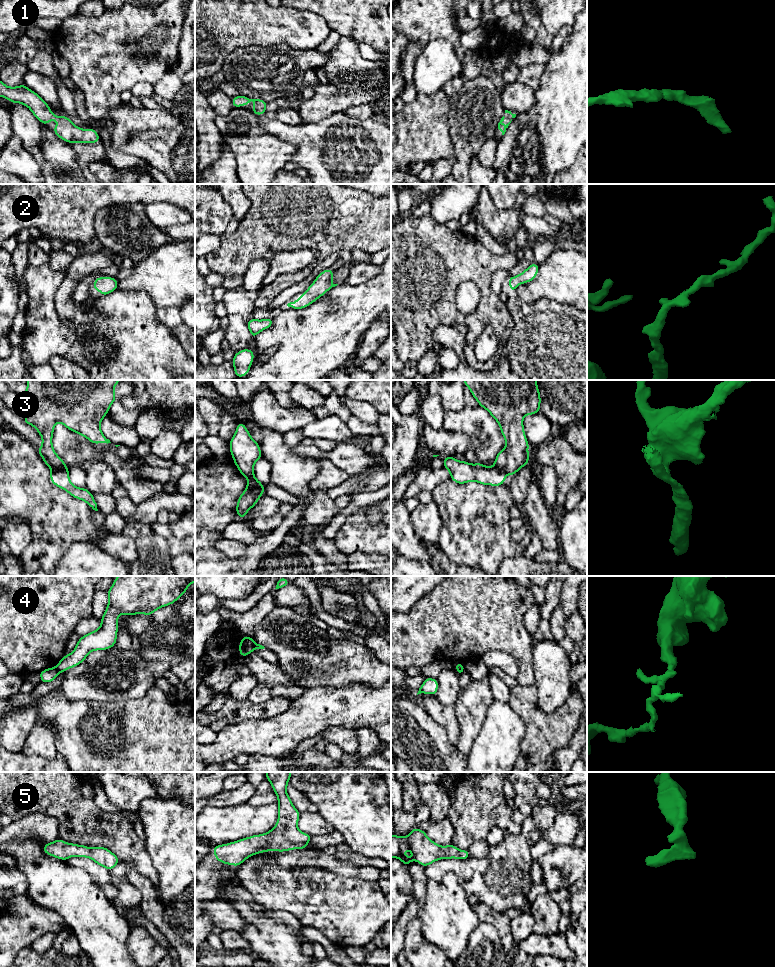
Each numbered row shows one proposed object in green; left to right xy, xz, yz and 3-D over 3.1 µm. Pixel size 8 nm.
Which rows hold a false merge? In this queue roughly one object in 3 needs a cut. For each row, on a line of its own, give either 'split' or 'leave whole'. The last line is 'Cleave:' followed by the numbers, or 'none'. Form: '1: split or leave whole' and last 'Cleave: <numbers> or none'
1: leave whole
2: leave whole
3: split
4: split
5: leave whole
Cleave: 3, 4

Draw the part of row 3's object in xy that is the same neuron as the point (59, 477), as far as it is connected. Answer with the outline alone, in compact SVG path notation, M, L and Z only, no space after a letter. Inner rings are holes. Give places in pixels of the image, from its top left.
M68 467L52 470L50 481L55 486L64 489L72 497L85 501L90 508L98 511L97 503L93 498L93 494L86 488L78 488L70 482Z

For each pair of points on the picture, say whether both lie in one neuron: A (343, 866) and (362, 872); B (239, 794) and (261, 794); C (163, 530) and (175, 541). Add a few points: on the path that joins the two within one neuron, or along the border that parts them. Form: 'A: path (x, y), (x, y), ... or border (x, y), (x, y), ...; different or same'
A: path (348, 869), (357, 871); same
B: border (256, 787), (253, 794), (246, 801); different
C: border (168, 524), (170, 536), (167, 539); different

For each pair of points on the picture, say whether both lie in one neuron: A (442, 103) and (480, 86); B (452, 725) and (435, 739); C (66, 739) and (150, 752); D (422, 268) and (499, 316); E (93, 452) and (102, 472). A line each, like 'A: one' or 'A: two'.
A: two
B: two
C: one
D: one
E: two

